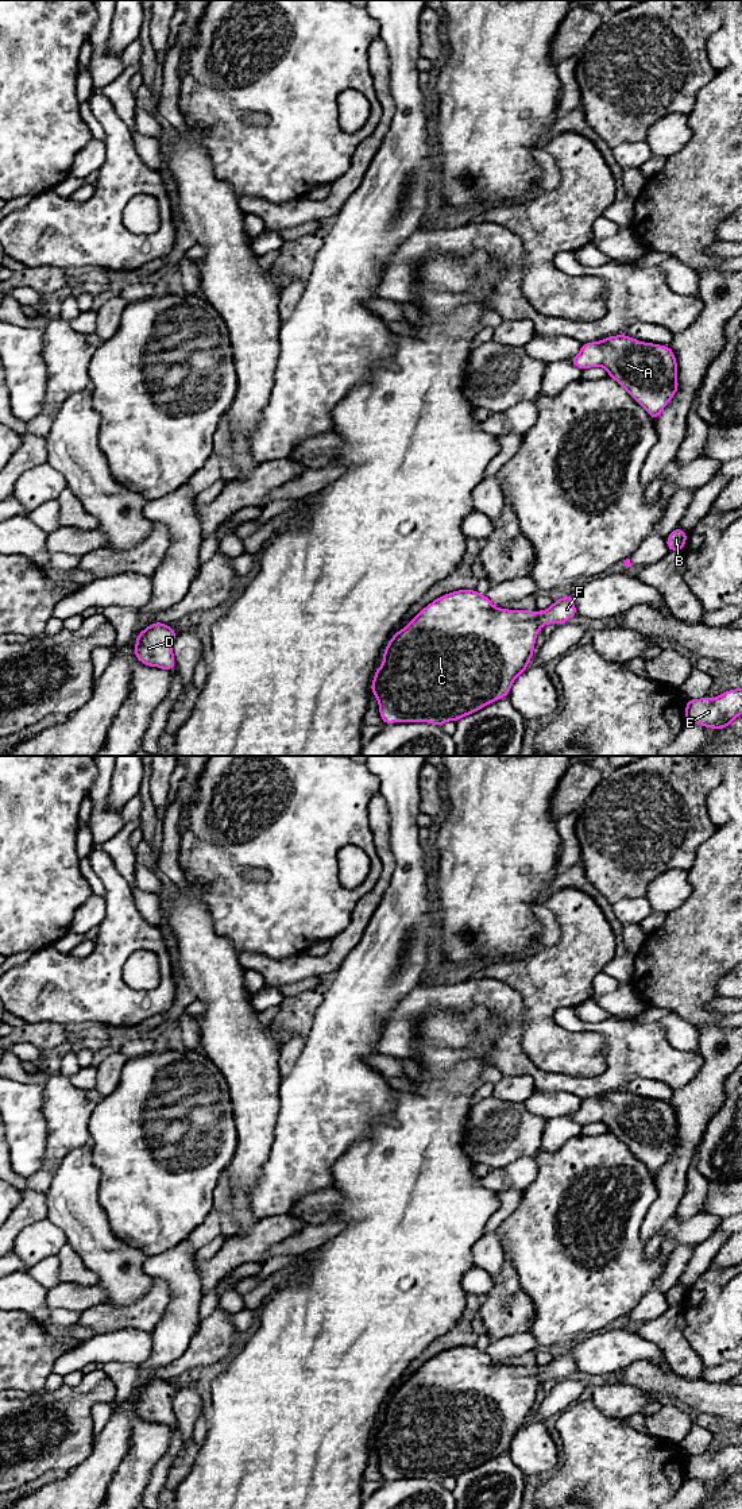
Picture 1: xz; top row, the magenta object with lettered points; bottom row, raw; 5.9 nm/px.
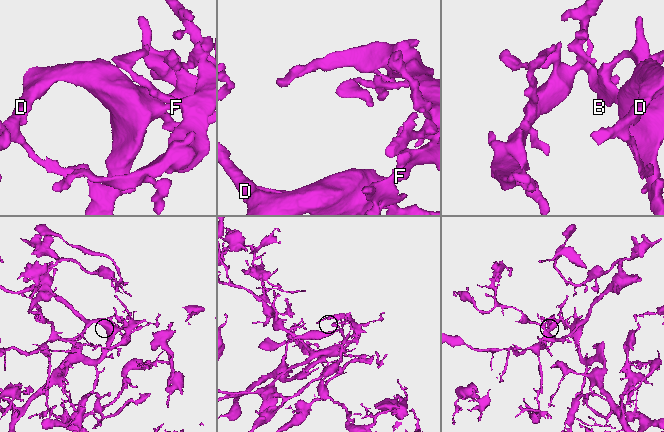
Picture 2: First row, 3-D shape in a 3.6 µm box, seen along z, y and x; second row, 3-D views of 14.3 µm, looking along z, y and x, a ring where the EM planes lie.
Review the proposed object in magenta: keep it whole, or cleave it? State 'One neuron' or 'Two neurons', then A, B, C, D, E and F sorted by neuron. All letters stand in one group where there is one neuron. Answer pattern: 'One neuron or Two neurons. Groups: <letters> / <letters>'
One neuron. Groups: A B C D E F

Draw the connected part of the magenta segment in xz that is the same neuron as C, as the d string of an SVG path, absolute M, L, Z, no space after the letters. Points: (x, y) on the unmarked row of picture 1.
M457 1346L449 1350L444 1350L425 1362L417 1373L414 1373L403 1385L394 1389L386 1405L382 1410L383 1420L376 1424L374 1436L371 1439L371 1448L376 1452L379 1460L379 1470L383 1479L394 1479L394 1478L429 1478L437 1482L448 1477L457 1478L460 1474L465 1471L471 1471L472 1469L483 1464L484 1462L502 1455L509 1451L511 1446L511 1440L514 1436L527 1424L529 1417L533 1413L533 1406L536 1401L537 1389L544 1381L554 1379L561 1381L565 1379L569 1374L577 1370L575 1363L572 1350L563 1352L557 1356L553 1356L553 1361L546 1366L529 1367L529 1366L509 1366L509 1365L498 1365L492 1361L492 1358L483 1350L479 1350L476 1346Z

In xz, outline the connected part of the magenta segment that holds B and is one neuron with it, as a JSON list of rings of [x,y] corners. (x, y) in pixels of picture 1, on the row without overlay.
[[[676,1284],[668,1293],[666,1293],[666,1302],[668,1307],[680,1307],[685,1302],[688,1290],[680,1285]]]

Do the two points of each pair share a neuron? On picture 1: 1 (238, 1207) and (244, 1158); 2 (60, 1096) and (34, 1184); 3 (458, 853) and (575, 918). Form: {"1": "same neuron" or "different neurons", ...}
{"1": "same neuron", "2": "same neuron", "3": "different neurons"}

